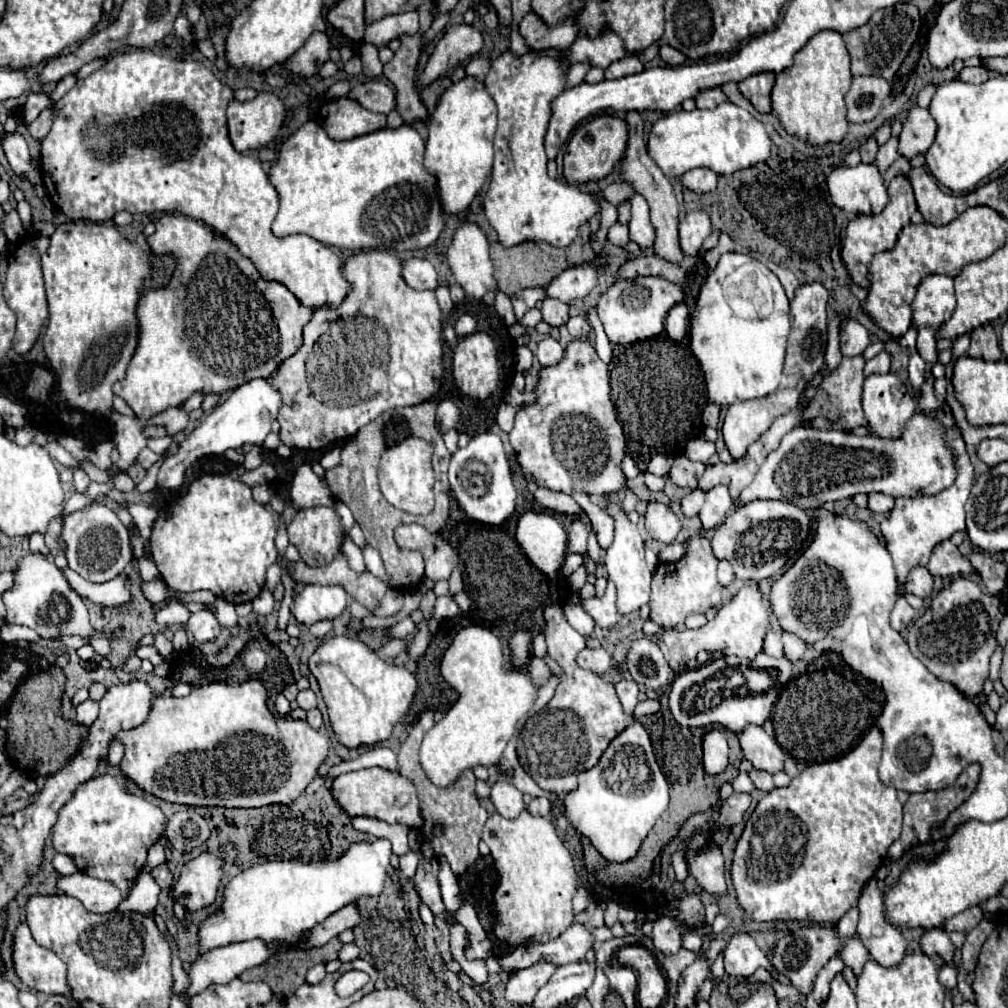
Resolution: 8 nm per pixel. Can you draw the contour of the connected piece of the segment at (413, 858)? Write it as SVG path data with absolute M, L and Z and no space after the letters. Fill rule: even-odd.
M411 851L408 854L401 855L399 859L399 865L401 865L401 875L405 879L411 879L415 875L415 869L417 869L417 863L419 863L419 853Z

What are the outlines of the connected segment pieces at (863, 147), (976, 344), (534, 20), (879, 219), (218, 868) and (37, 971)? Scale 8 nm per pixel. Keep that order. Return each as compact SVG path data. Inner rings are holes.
M869 137L865 143L859 145L859 153L861 153L861 161L863 163L873 163L875 155L877 155L877 143L873 137Z
M989 323L979 325L977 329L973 329L969 355L989 359L989 361L999 361L1003 357L1001 349L999 349L999 339L997 339L997 335L995 335L995 331Z
M529 11L519 23L519 33L529 49L567 49L577 37L577 27L573 19L567 19L557 27L547 27L533 11Z
M905 175L893 177L887 189L889 189L889 203L885 205L885 209L881 213L877 213L877 215L857 215L855 219L849 221L847 237L845 237L843 249L841 249L841 257L847 265L847 271L853 279L853 283L857 283L859 287L865 287L865 289L869 287L867 269L869 269L869 263L871 263L873 255L879 253L879 251L891 249L897 241L899 231L909 223L911 215L917 211L917 203L915 203L915 197L913 197L913 187L911 187L911 183Z
M209 851L199 853L183 865L179 879L171 887L171 899L177 899L189 913L213 905L223 879L223 865L225 861L217 855Z
M21 923L15 931L13 961L17 975L27 987L71 999L65 963L53 951L35 943L27 923Z

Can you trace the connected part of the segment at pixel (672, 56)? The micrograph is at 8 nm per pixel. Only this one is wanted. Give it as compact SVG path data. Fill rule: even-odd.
M661 45L661 59L667 63L667 65L683 65L685 63L685 55L677 49L673 49L671 45Z

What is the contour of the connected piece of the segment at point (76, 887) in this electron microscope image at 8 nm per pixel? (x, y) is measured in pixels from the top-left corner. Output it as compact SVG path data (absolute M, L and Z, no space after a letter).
M85 873L65 875L57 885L61 893L79 899L87 907L87 911L93 913L111 913L123 899L123 893L113 883L89 877Z

